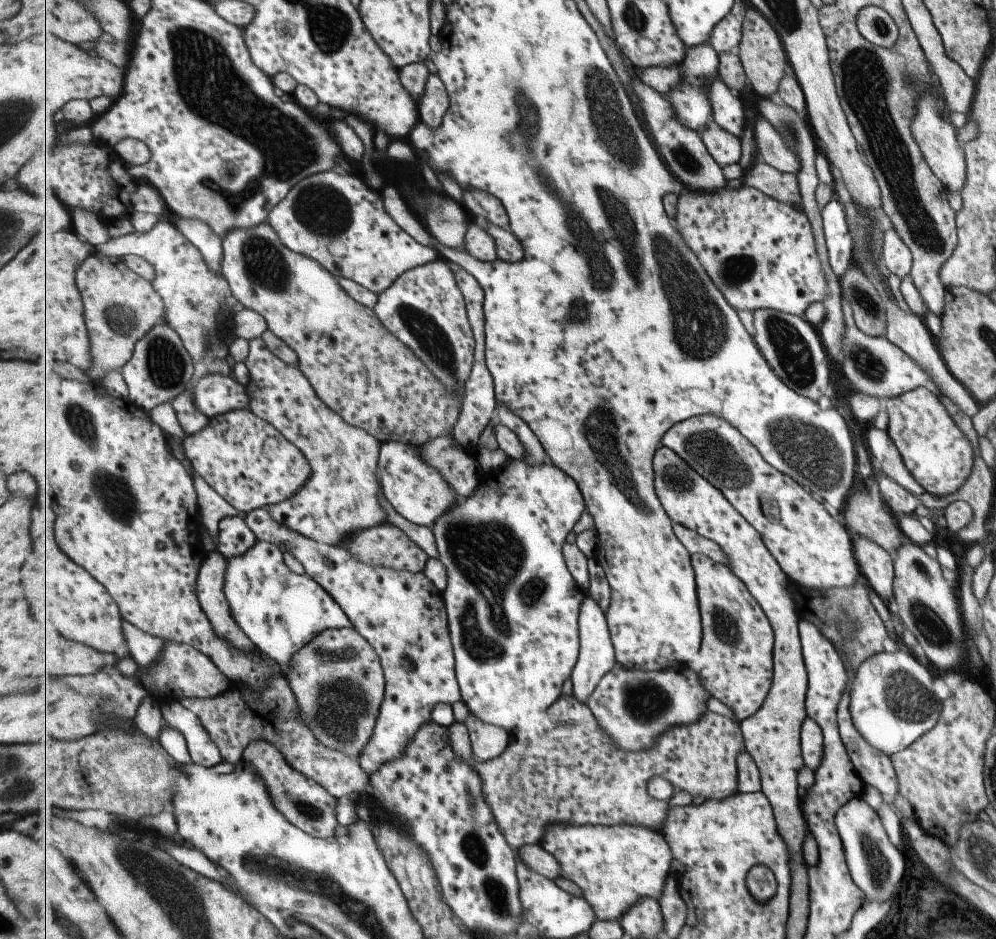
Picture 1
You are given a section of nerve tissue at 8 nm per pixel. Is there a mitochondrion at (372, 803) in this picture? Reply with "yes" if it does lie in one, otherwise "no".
no

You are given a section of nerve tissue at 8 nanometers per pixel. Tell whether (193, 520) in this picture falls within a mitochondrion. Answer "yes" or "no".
no

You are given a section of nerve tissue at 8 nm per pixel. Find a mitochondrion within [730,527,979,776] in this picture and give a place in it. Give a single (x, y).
(904, 696)

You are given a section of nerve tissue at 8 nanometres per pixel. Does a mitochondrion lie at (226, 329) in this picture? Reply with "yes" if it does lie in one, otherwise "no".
no

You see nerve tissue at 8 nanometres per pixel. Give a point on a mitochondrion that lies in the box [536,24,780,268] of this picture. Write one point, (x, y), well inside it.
(613, 130)

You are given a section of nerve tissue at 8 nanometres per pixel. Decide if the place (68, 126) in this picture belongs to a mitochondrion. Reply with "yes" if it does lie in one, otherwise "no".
no

